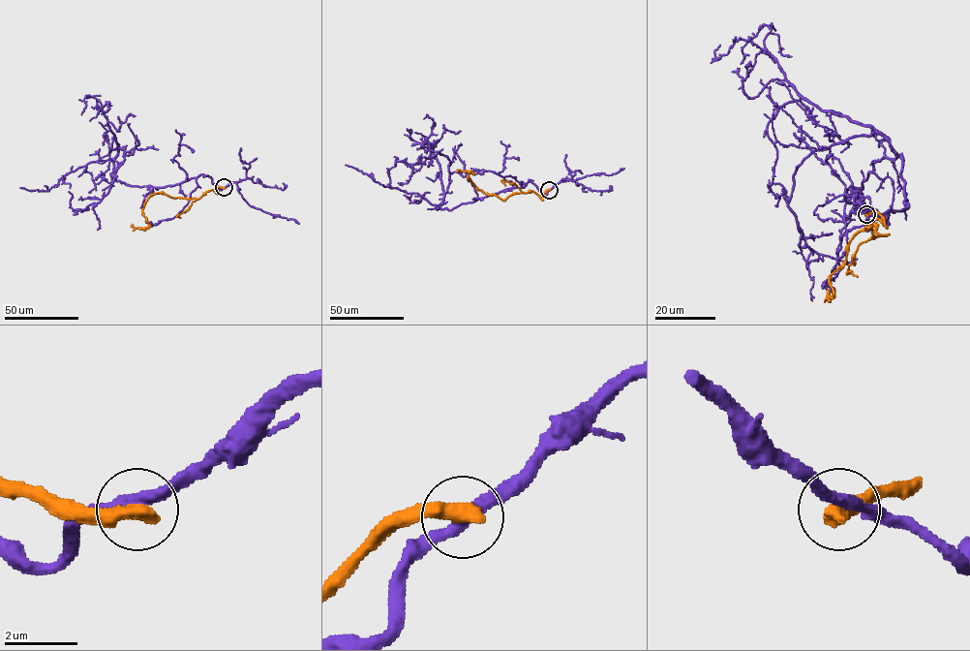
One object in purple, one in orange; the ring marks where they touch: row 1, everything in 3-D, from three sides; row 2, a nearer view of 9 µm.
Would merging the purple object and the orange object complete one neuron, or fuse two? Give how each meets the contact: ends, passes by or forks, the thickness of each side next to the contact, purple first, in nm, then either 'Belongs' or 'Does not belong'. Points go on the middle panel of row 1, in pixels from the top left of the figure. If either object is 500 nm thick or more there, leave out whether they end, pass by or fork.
Thickness 340 nm (purple) against 500 nm. Does not belong

